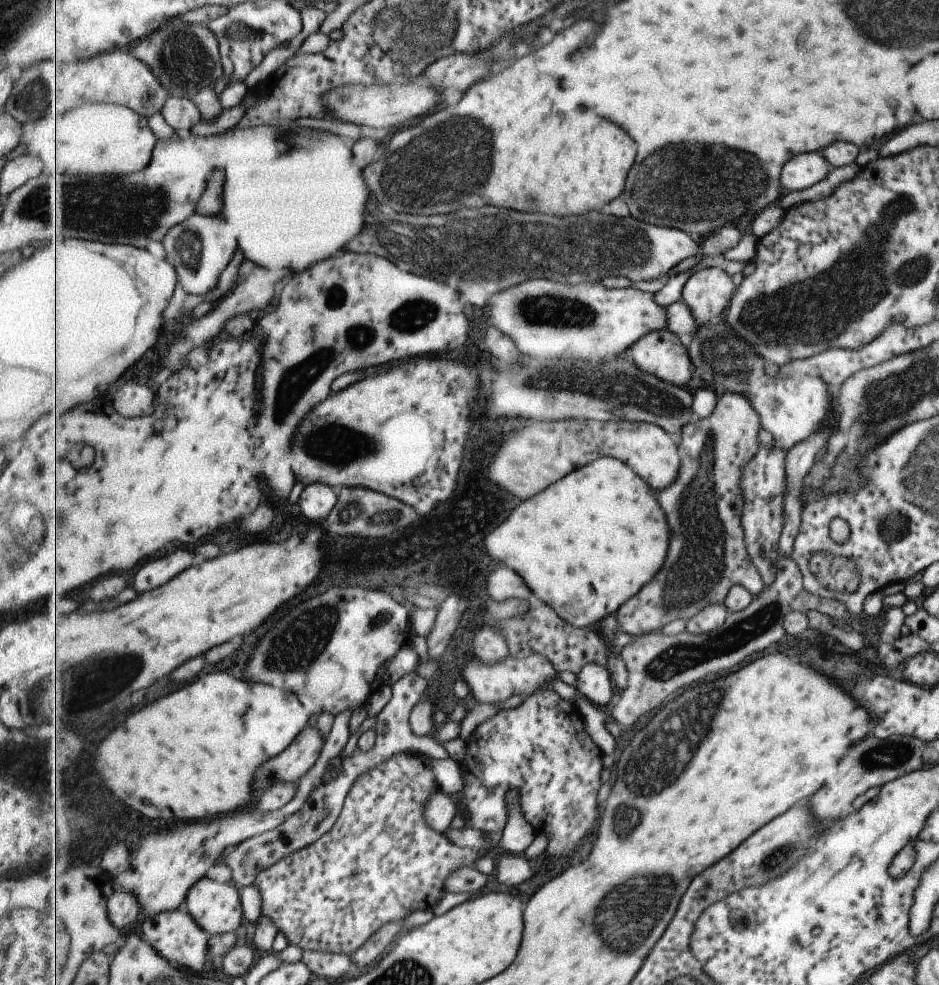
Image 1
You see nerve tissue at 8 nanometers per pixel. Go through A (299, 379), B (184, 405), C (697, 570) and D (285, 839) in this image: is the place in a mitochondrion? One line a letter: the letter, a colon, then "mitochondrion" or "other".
A: mitochondrion
B: mitochondrion
C: mitochondrion
D: other

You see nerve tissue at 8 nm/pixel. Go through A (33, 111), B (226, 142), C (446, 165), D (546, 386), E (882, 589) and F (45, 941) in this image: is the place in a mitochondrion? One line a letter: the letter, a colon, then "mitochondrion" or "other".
A: mitochondrion
B: other
C: mitochondrion
D: mitochondrion
E: other
F: mitochondrion

